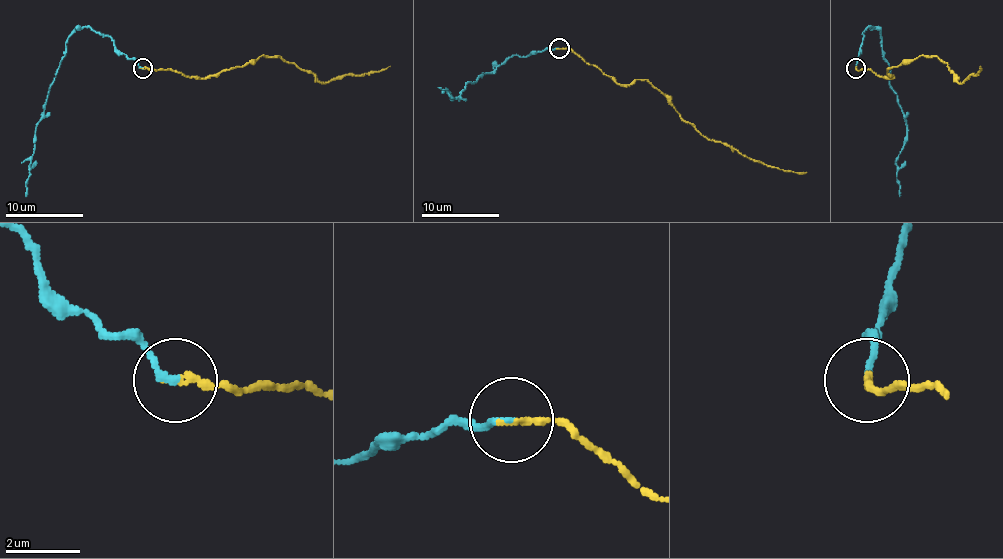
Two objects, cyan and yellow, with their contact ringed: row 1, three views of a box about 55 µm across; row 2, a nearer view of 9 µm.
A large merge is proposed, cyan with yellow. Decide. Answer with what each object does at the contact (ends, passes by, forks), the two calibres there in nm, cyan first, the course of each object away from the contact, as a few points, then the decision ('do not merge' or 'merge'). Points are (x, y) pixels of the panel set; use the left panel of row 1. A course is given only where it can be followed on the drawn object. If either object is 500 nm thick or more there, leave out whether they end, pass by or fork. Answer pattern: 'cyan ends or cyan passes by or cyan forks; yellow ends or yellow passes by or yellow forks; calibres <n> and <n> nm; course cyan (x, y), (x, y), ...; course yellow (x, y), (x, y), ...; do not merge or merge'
cyan ends; yellow ends; calibres 180 and 190 nm; course cyan (142, 68), (120, 53), (107, 35), (89, 27), (79, 27), (68, 39), (36, 125), (25, 196); course yellow (142, 68), (203, 78), (267, 55), (310, 70), (326, 82), (390, 67); merge

